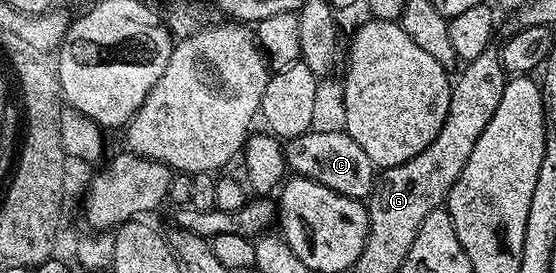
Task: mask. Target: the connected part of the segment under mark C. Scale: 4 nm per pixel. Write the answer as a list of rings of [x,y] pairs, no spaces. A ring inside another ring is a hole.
[[[343,129],[307,131],[304,135],[287,140],[283,150],[287,170],[301,179],[312,179],[318,185],[326,185],[326,189],[334,193],[361,201],[367,200],[372,193],[374,168],[370,157],[366,157],[366,149],[362,149],[362,145],[358,145],[358,141],[351,139]]]

